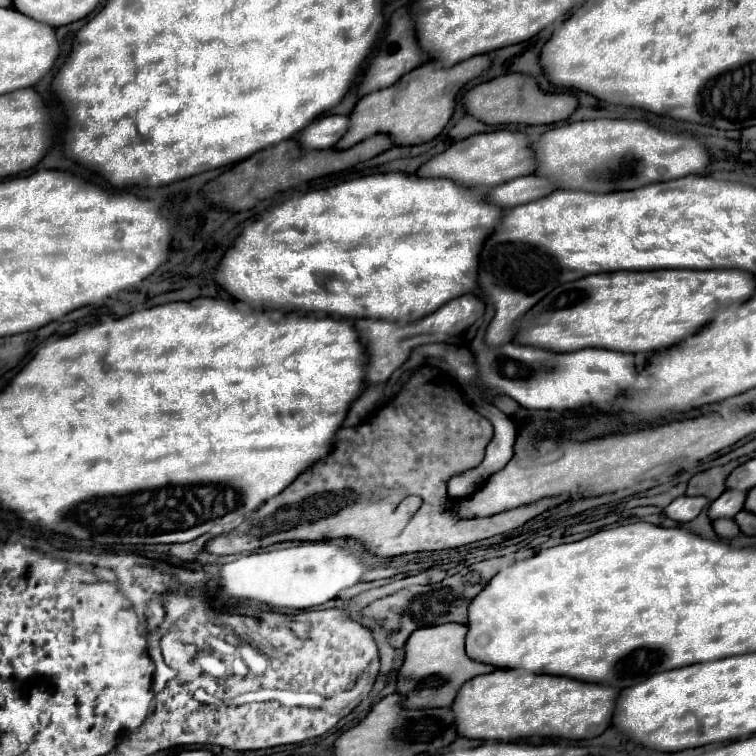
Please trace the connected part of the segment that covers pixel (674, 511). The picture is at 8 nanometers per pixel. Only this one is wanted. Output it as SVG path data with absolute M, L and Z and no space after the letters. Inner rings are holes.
M679 496L665 508L665 514L675 522L685 524L695 520L705 506L709 506L709 500L705 496Z

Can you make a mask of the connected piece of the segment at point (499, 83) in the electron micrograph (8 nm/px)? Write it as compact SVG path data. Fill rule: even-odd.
M505 74L489 82L475 84L463 96L465 112L489 126L501 124L553 124L567 120L577 108L577 100L571 94L547 94L537 88L537 84L525 74Z

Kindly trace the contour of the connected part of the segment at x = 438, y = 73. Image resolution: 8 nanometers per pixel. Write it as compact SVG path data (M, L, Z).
M475 56L469 60L463 60L451 68L431 68L435 64L423 64L417 70L407 72L399 82L395 82L389 88L383 88L379 92L371 92L363 96L353 112L349 114L349 128L345 136L333 146L335 150L347 150L361 142L363 138L369 138L371 134L389 134L393 138L395 146L413 146L423 144L435 138L447 124L447 120L453 114L455 94L461 90L463 84L469 80L481 76L489 68L489 56Z

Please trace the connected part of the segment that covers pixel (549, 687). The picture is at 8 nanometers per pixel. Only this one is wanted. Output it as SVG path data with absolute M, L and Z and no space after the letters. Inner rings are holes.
M495 670L491 674L483 674L465 682L455 702L453 710L453 726L457 734L471 740L501 740L513 742L519 738L561 738L561 740L589 740L599 736L611 724L611 706L615 706L617 688L601 686L601 684L585 684L579 680L571 680L565 676L549 676L549 674L527 674L519 670Z

